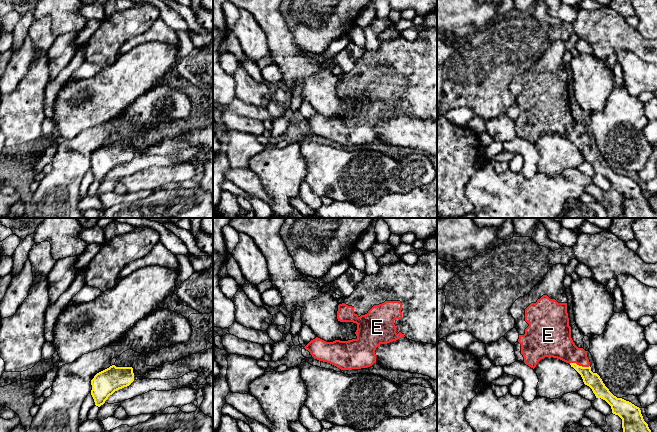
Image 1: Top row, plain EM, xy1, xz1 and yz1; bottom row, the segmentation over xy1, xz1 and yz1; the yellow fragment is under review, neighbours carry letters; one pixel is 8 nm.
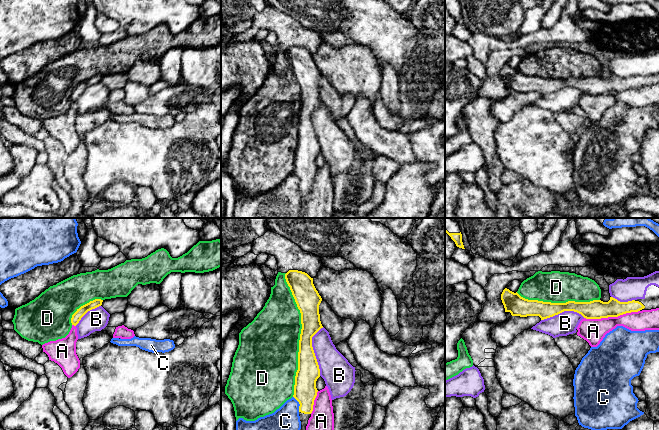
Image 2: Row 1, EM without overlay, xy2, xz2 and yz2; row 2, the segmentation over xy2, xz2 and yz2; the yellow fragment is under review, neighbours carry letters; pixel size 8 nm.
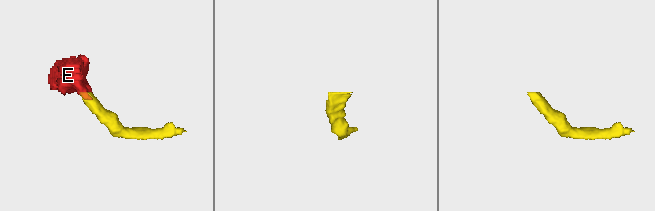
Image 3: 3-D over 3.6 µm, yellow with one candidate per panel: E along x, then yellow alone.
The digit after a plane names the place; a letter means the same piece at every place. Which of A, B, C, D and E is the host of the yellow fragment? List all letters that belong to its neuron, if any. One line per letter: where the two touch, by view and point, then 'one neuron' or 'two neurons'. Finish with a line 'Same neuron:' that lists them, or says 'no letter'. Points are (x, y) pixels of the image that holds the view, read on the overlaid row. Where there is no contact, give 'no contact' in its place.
A: meets yellow in yz2 at (611, 316); two neurons
B: meets yellow in xz2 at (313, 351); two neurons
C: meets yellow in xz2 at (299, 403); two neurons
D: meets yellow in xz2 at (300, 335); two neurons
E: meets yellow in yz1 at (578, 365); one neuron
Same neuron: E

